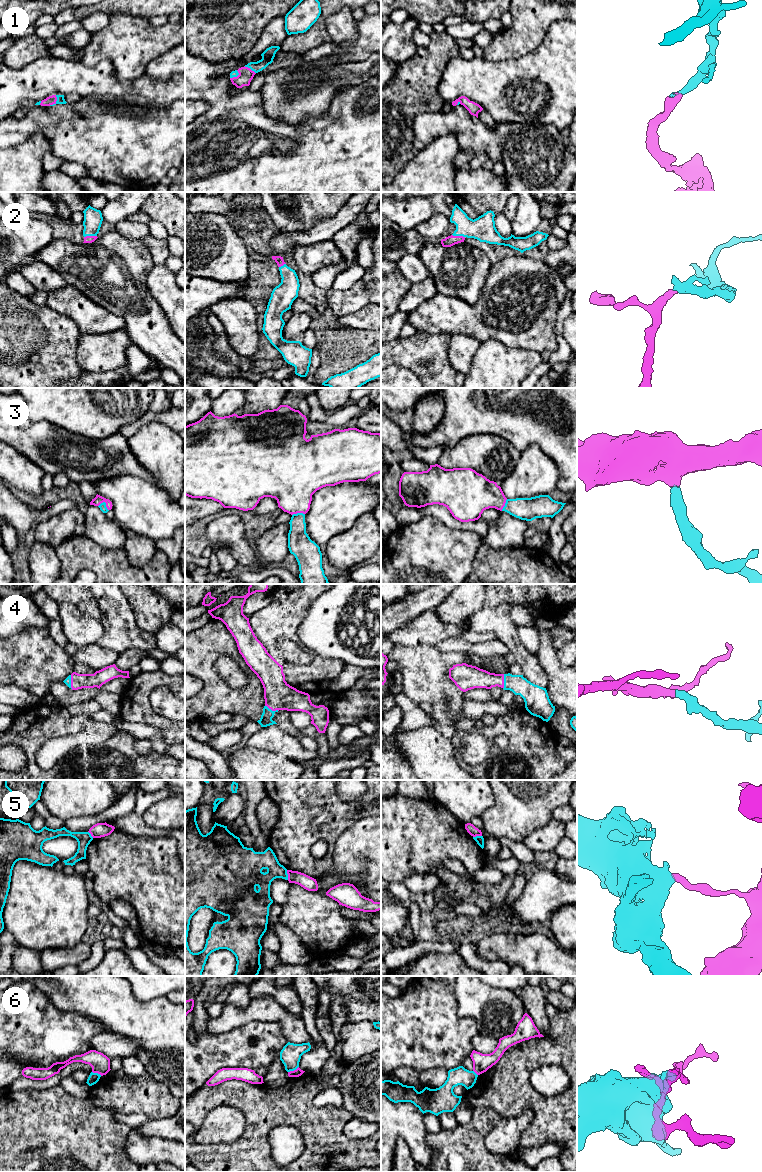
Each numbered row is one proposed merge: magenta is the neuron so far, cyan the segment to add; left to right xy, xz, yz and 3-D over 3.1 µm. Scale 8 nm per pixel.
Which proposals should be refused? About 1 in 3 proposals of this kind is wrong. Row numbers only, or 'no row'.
5, 6

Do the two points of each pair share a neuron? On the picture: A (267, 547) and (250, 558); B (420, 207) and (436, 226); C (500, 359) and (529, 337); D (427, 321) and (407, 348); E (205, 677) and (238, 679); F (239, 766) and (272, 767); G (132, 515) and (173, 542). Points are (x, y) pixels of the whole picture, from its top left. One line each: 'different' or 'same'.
A: different
B: different
C: different
D: different
E: different
F: same
G: different

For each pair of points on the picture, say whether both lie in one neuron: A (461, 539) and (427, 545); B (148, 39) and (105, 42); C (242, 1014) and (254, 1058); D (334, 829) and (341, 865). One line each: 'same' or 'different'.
A: same
B: same
C: different
D: different

